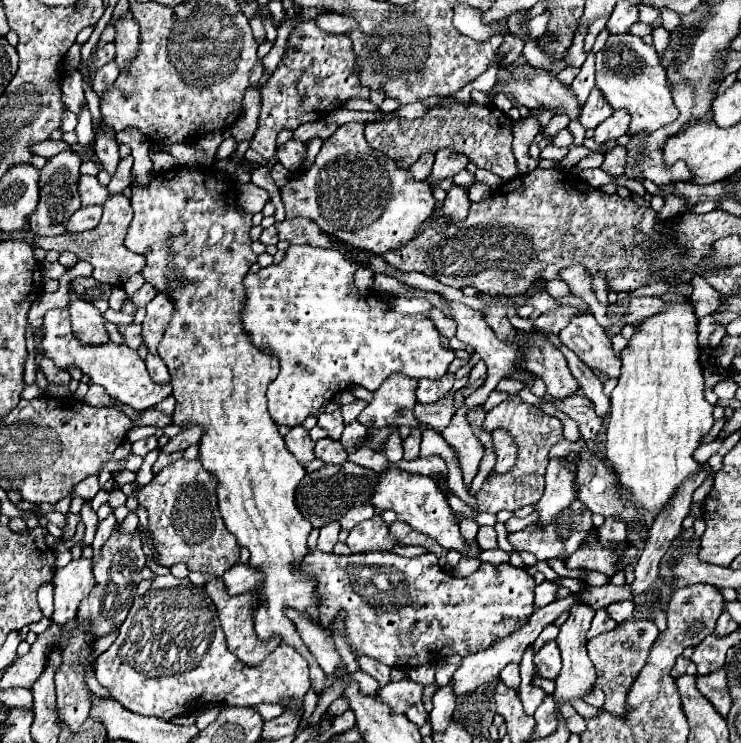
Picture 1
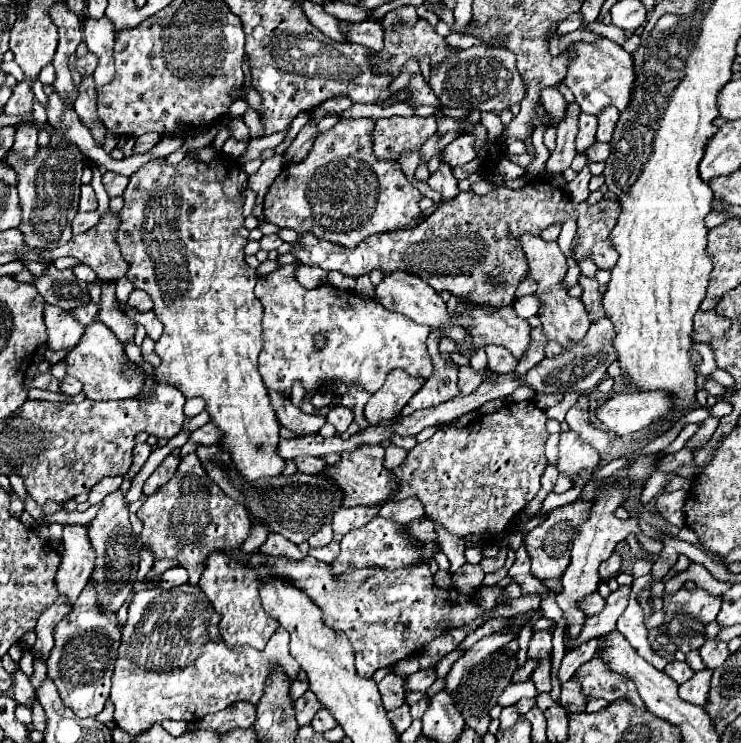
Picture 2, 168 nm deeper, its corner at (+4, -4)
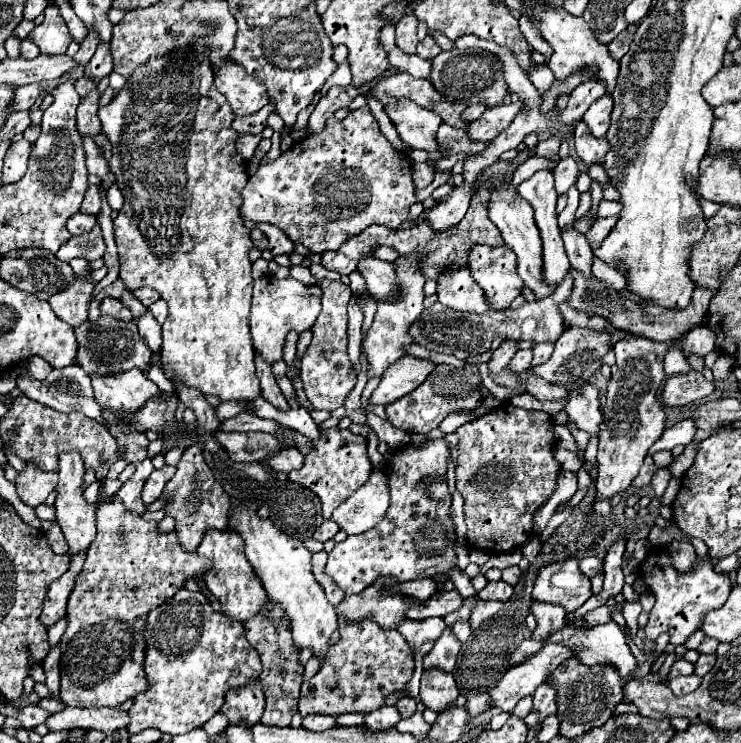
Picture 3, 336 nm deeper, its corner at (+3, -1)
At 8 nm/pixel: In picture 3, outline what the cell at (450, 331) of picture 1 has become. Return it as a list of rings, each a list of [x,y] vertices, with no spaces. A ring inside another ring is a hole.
[[[462,267],[458,271],[442,273],[438,279],[438,291],[440,303],[444,307],[462,311],[462,313],[488,313],[494,311],[490,301],[484,297],[484,291],[476,281],[472,281],[472,275],[468,267]]]

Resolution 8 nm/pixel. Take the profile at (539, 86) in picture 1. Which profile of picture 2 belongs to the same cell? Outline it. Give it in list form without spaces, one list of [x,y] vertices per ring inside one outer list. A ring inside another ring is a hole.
[[[473,46],[449,56],[431,68],[429,86],[447,108],[503,112],[511,104],[519,104],[523,100],[523,80],[515,68],[515,56],[505,48],[493,46]]]

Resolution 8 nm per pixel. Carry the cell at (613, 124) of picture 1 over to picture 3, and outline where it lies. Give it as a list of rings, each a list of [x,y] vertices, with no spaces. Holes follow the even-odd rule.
[[[604,95],[600,97],[582,117],[582,121],[590,127],[594,137],[602,137],[608,131],[610,125],[610,113],[612,113],[612,97]]]

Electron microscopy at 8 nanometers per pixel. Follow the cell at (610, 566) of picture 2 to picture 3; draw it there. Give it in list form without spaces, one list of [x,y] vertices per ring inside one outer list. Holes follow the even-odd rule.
[[[584,557],[580,561],[580,569],[584,571],[586,577],[594,577],[594,575],[600,575],[602,573],[602,567],[604,567],[604,561],[598,559],[598,557]]]

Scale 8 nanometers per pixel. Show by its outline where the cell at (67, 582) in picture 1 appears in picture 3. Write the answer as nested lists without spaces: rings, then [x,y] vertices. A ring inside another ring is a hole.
[[[68,451],[60,455],[60,467],[58,467],[58,487],[56,487],[56,521],[62,527],[62,533],[68,541],[68,555],[76,555],[80,551],[86,551],[92,543],[92,537],[96,537],[96,507],[86,503],[82,497],[82,475],[84,475],[84,463],[78,451]]]

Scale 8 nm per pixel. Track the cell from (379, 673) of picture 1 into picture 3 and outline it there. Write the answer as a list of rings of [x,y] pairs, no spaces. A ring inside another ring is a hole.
[[[400,697],[396,703],[396,709],[400,711],[402,717],[410,717],[410,713],[416,711],[416,701],[412,697]]]

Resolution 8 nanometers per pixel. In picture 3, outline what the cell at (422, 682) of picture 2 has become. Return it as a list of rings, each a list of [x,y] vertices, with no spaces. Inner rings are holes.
[[[446,627],[444,633],[440,635],[440,639],[434,643],[434,647],[428,651],[428,655],[424,655],[422,659],[422,665],[424,669],[440,669],[444,673],[450,673],[456,665],[456,657],[460,653],[460,643],[458,639],[454,637],[452,629]]]

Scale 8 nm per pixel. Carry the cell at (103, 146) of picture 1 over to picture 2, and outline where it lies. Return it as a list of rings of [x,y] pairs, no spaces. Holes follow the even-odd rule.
[[[89,74],[89,76],[83,76],[83,80],[81,80],[79,96],[75,100],[75,112],[81,118],[81,122],[91,130],[93,138],[103,144],[103,140],[105,140],[105,126],[101,124],[101,120],[97,120],[95,102],[97,102],[97,86],[95,86],[93,76]]]

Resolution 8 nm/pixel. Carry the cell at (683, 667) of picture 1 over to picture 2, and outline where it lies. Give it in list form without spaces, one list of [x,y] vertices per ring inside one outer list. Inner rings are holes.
[[[669,662],[669,664],[665,666],[665,672],[667,672],[677,684],[683,684],[683,682],[687,682],[687,680],[693,676],[693,670],[691,670],[689,664],[685,664],[685,662]]]

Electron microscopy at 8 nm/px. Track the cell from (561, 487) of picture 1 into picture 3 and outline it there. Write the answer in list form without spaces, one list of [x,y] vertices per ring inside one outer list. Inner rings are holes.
[[[582,383],[570,387],[570,401],[564,411],[568,413],[568,419],[576,425],[576,429],[598,437],[602,413],[598,403],[598,389],[594,385]]]

